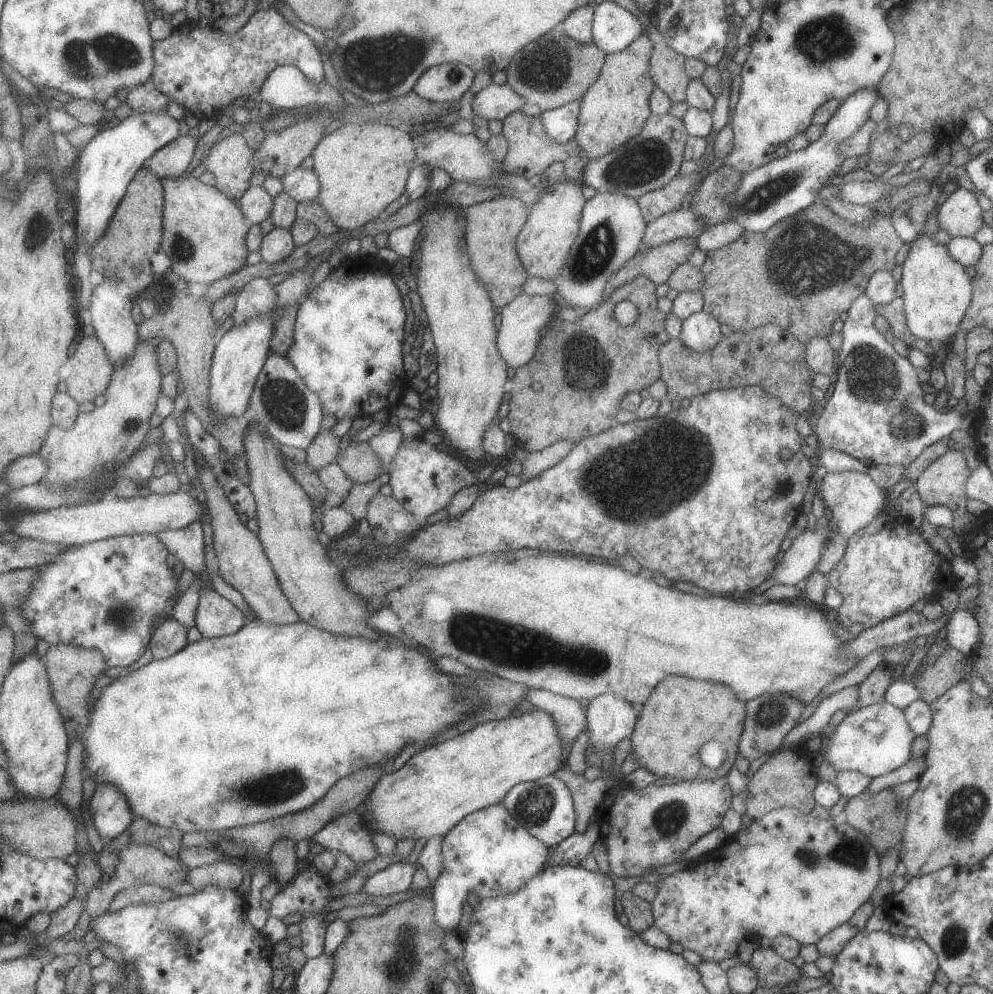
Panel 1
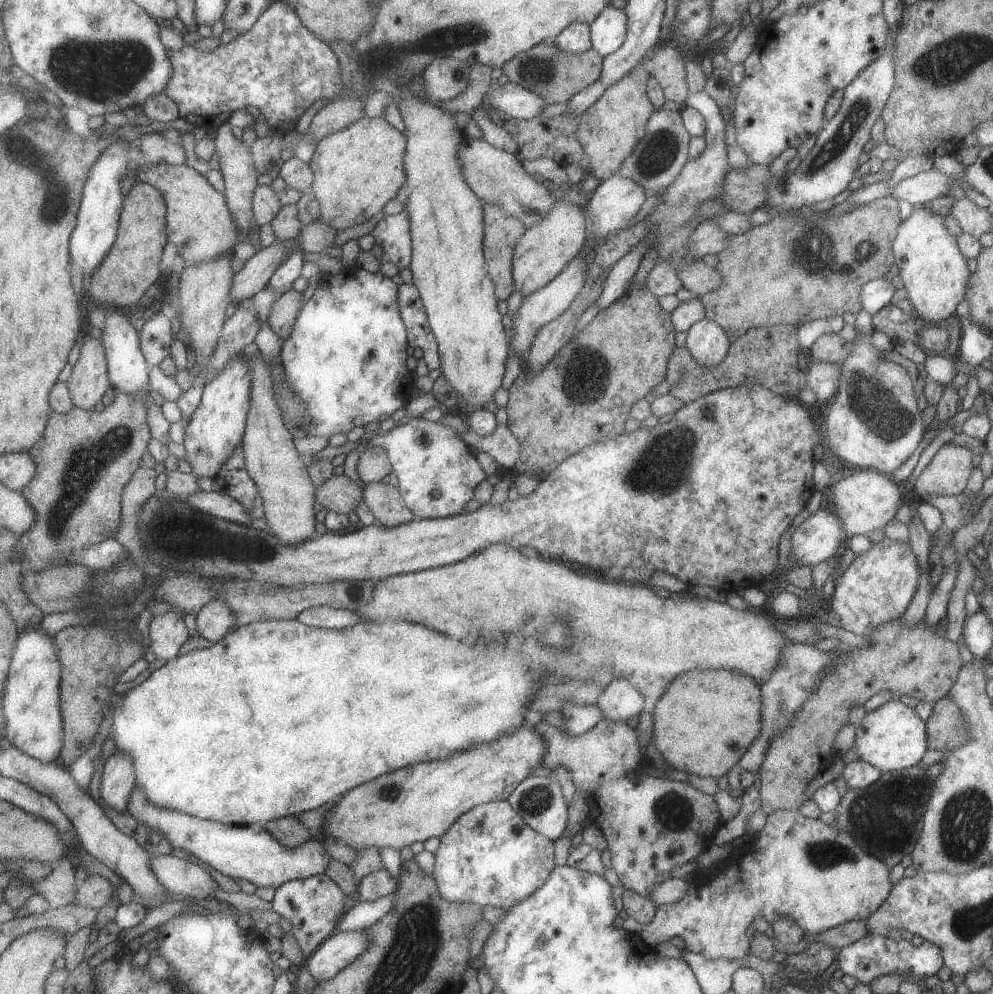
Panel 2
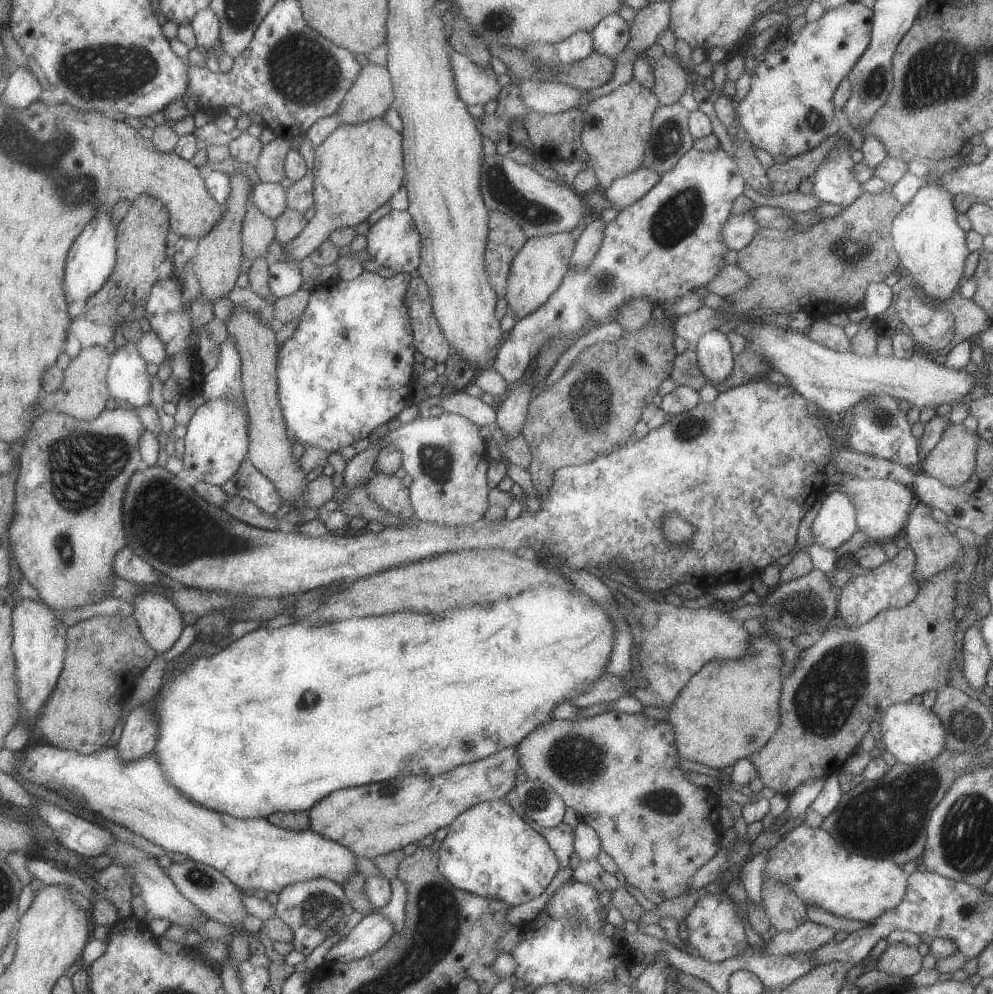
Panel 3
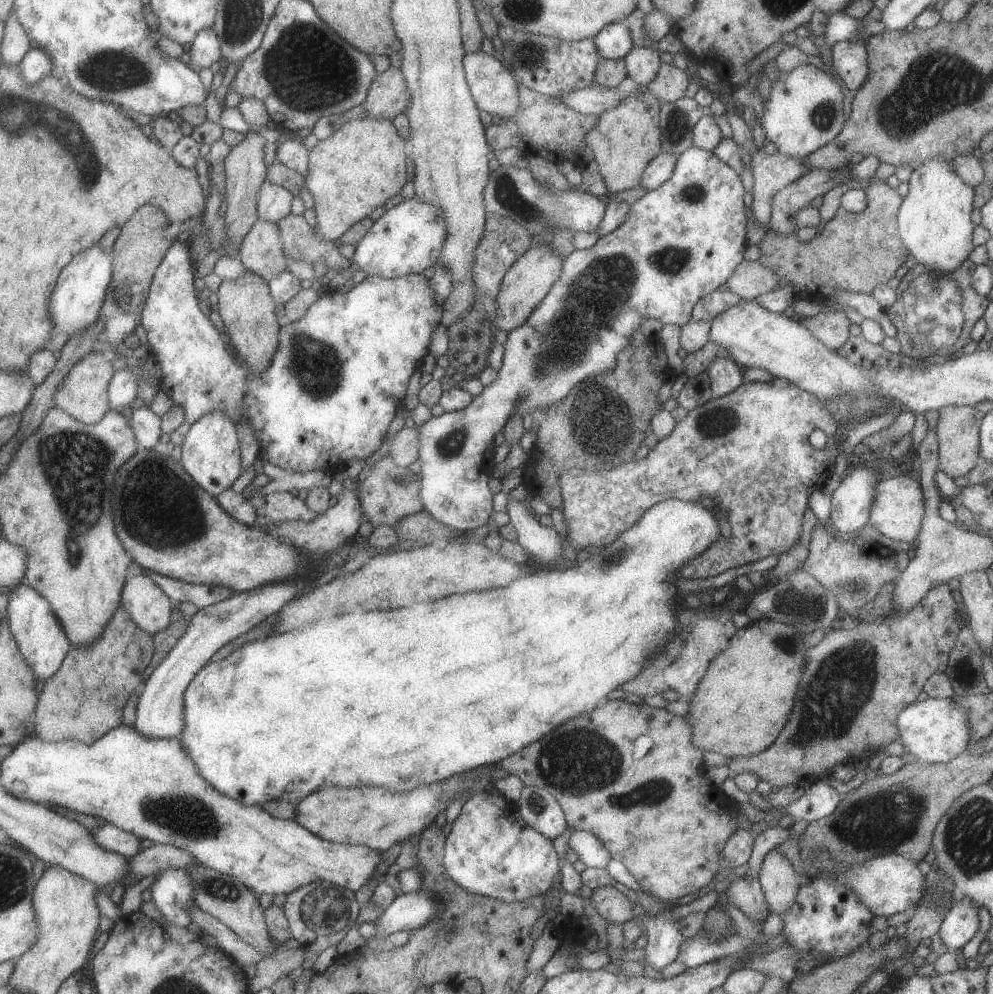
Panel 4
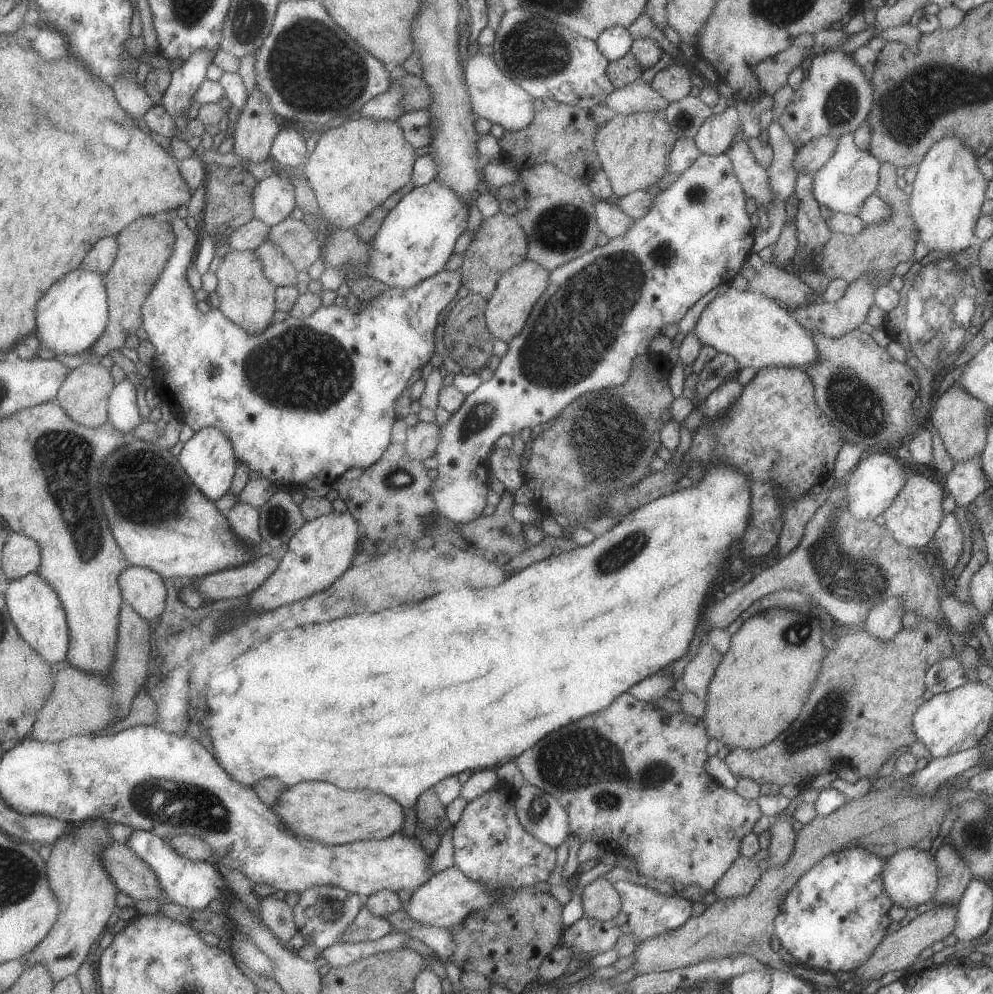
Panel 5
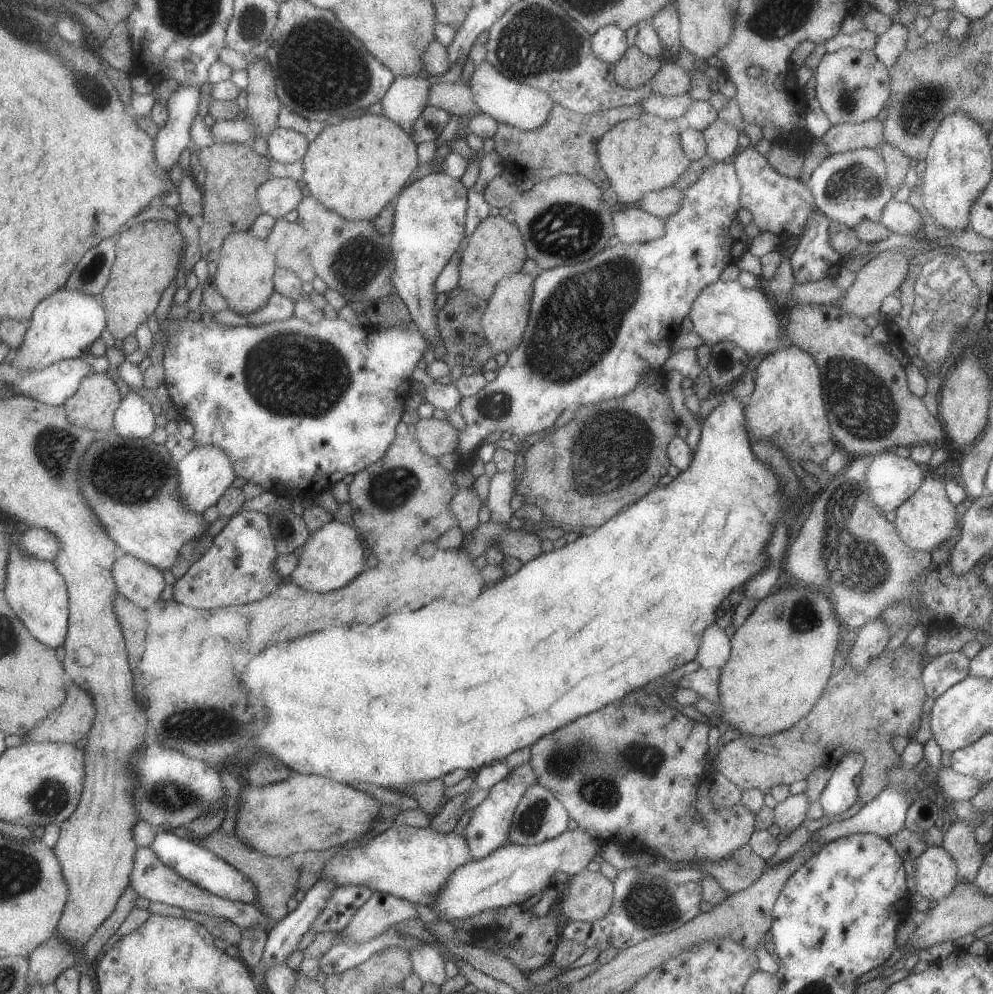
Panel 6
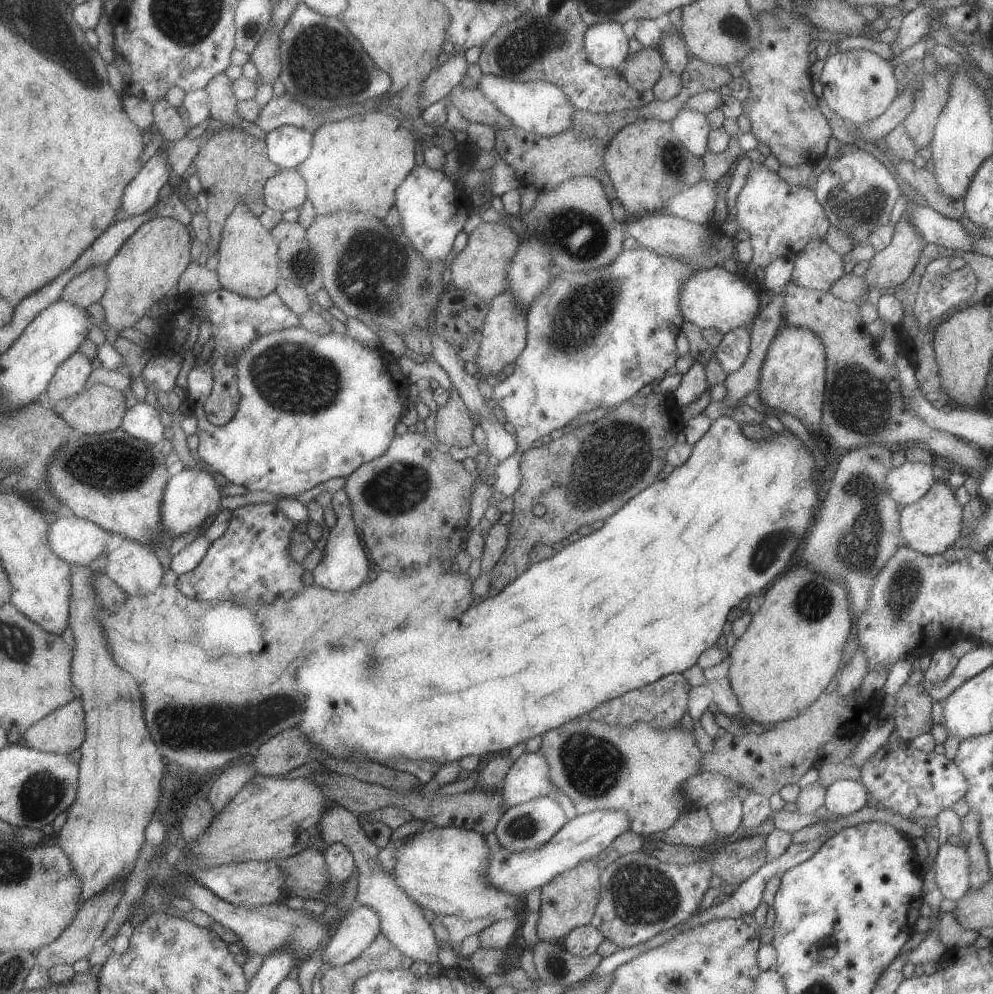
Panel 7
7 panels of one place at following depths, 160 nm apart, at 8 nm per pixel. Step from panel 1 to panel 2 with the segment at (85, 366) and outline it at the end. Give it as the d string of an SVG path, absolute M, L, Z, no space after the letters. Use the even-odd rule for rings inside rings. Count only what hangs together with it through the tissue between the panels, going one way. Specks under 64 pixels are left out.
M87 334L82 341L78 359L65 383L75 406L93 411L112 387L110 370L103 340Z

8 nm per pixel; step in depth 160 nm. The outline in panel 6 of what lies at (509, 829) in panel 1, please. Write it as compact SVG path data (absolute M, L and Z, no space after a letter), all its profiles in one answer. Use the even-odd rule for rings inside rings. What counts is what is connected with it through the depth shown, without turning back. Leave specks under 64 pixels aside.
M527 763L515 766L506 778L491 786L487 796L473 809L463 835L463 840L467 842L467 848L469 848L471 861L481 860L481 858L487 857L487 854L491 854L493 850L497 850L499 846L509 844L509 828L512 824L513 812L521 800L521 796L525 794L525 790L535 784L535 772L533 772L531 764Z

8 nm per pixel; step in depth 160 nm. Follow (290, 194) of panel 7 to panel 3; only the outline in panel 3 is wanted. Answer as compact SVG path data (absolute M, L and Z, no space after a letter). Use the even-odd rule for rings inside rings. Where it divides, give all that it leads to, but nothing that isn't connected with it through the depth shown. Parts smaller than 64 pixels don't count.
M257 182L252 186L250 200L270 219L277 218L287 208L286 190L279 183Z

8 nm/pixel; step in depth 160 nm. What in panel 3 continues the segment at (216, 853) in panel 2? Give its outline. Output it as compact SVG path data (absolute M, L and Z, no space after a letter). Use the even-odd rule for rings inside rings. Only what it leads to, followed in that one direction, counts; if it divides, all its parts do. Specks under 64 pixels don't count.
M45 740L35 741L30 748L17 754L16 772L23 780L80 799L88 810L124 826L133 834L139 834L167 851L181 852L189 859L218 870L244 893L264 890L278 894L287 885L311 879L327 879L341 886L347 877L359 873L355 866L355 855L342 844L323 838L311 829L287 830L271 824L267 817L238 819L197 804L166 777L155 753L124 761L117 746L118 744L103 747L88 755L75 749L64 749Z

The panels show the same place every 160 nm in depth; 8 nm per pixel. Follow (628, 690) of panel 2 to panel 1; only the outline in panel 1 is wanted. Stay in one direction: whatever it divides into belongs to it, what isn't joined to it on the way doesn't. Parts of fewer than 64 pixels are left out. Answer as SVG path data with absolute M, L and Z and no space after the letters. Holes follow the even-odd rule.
M603 693L586 707L588 742L594 749L611 749L633 732L639 707L615 693Z

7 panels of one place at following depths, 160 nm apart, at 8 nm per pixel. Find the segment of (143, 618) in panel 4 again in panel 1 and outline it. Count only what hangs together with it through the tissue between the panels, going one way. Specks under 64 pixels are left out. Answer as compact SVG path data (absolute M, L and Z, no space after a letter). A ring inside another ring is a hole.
M172 616L163 619L155 628L148 642L152 658L164 659L185 648L187 644L186 630L185 626L175 621Z

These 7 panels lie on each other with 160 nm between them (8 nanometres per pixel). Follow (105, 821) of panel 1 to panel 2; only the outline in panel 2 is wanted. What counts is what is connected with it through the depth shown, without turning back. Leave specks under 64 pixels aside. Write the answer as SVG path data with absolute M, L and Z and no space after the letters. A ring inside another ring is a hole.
M115 750L107 759L103 773L99 802L105 801L111 808L127 813L136 778L131 755Z

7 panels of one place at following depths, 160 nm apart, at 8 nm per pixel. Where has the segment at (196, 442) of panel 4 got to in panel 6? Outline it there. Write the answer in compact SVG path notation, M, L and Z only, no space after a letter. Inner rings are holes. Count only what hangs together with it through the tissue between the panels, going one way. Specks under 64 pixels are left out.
M211 444L195 445L178 461L177 470L179 474L177 477L179 496L183 500L183 506L187 506L187 510L191 508L191 512L195 512L195 514L202 514L210 506L216 505L217 500L229 488L235 478L227 454L223 454L217 446L211 446Z

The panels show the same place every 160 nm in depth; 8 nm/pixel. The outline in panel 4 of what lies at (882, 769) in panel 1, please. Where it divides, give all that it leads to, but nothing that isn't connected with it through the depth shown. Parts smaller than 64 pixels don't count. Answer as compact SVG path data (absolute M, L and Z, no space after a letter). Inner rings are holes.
M953 697L933 698L906 706L896 716L899 742L917 760L925 763L946 763L963 752L970 738L970 724L966 710Z

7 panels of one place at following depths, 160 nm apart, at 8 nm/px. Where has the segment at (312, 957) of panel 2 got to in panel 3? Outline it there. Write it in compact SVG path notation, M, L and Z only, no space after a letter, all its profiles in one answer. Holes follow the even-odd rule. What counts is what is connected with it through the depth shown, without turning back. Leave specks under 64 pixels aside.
M369 913L339 939L327 952L324 960L349 962L366 954L373 954L388 940L394 928L391 922L380 913Z

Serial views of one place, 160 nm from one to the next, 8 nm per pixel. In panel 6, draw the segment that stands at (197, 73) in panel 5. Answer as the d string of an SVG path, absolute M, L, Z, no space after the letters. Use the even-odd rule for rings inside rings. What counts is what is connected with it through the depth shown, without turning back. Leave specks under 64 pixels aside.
M177 84L177 88L171 92L164 101L168 118L165 125L159 128L155 136L155 162L159 168L169 171L173 164L177 164L179 154L190 146L190 126L198 115L199 88L191 84Z

